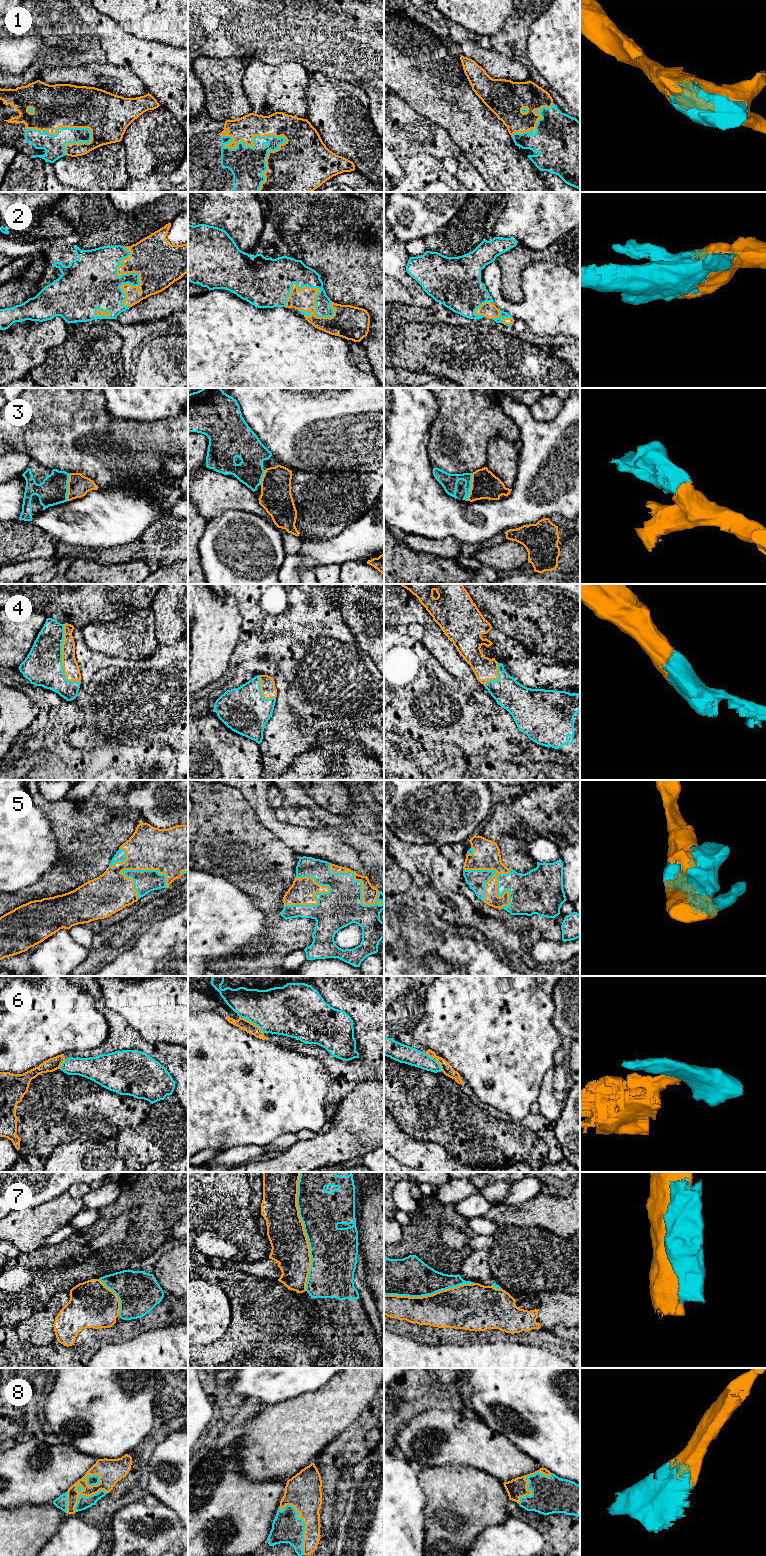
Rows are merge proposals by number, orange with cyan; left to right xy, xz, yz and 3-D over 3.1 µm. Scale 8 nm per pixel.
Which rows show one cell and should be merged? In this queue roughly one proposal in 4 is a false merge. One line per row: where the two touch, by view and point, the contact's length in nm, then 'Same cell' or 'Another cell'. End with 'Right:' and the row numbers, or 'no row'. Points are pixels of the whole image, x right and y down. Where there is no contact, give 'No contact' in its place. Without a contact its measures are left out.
1: Touches orange at xz (270, 134). Shared border 550 nm. Same cell
2: Touches orange at xy (139, 275). Shared border 500 nm. Same cell
3: Touches orange at yz (471, 487). Shared border 220 nm. Same cell
4: Touches orange at xy (62, 659). Shared border 500 nm. Same cell
5: Touches orange at yz (496, 880). Shared border 460 nm. Same cell
6: Touches orange at xz (252, 1023). Shared border 240 nm. Another cell
7: Touches orange at xz (304, 1231). Shared border 950 nm. Another cell
8: Touches orange at xz (303, 1520). Shared border 440 nm. Same cell
Right: 1, 2, 3, 4, 5, 8

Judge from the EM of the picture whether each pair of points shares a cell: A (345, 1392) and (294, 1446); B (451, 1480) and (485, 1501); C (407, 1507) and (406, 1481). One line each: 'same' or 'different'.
A: same
B: same
C: same

